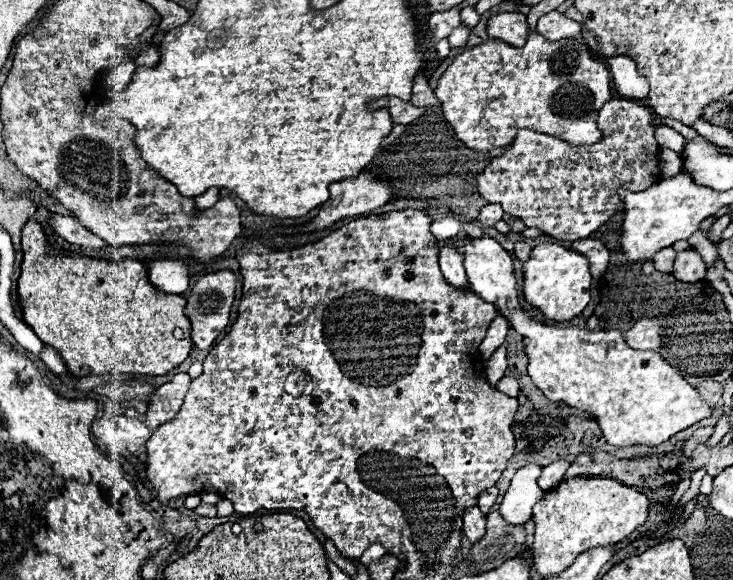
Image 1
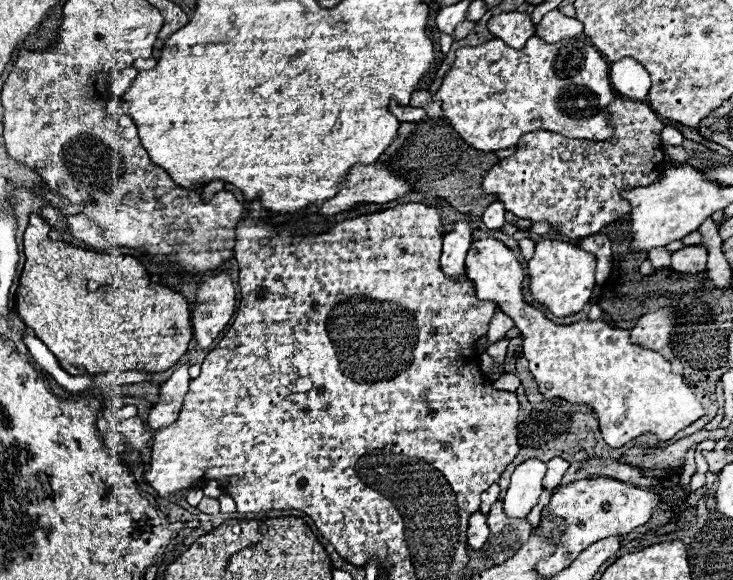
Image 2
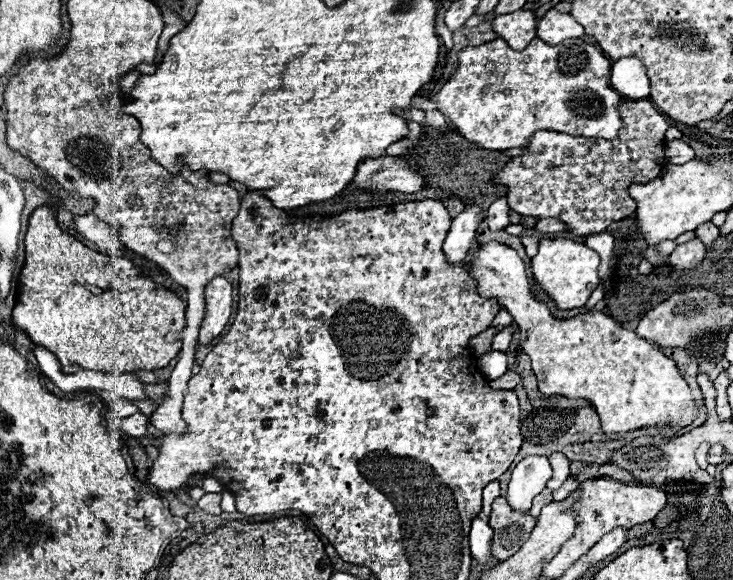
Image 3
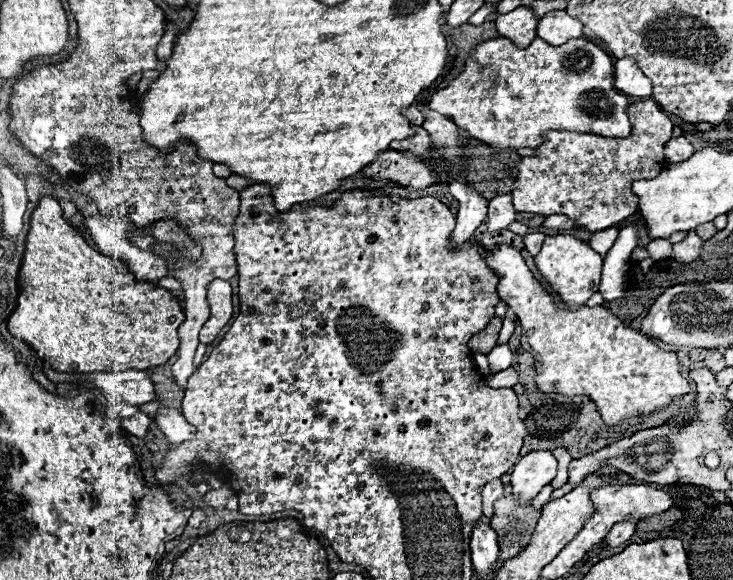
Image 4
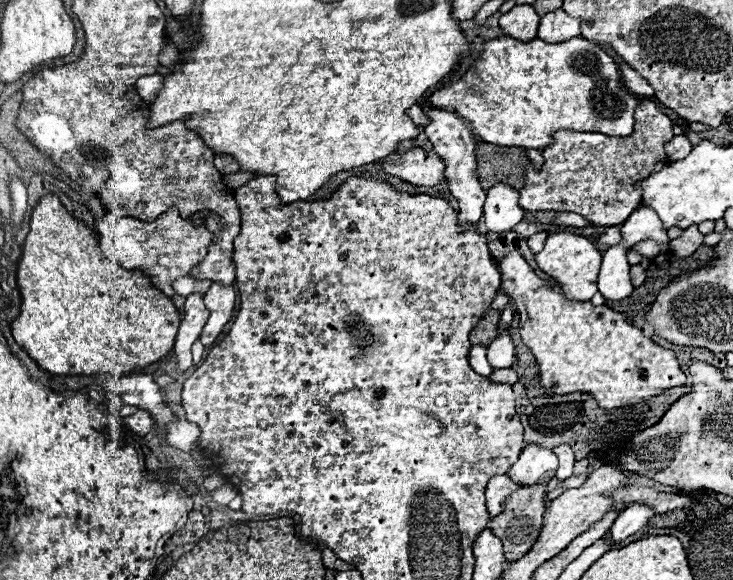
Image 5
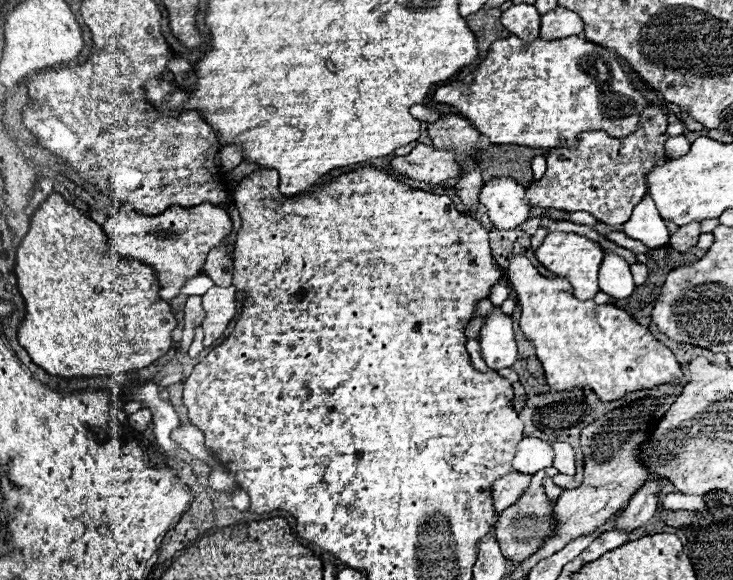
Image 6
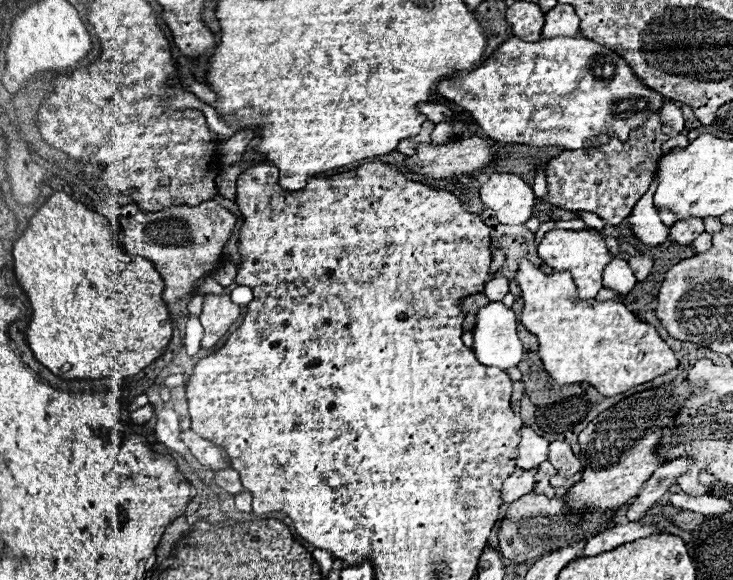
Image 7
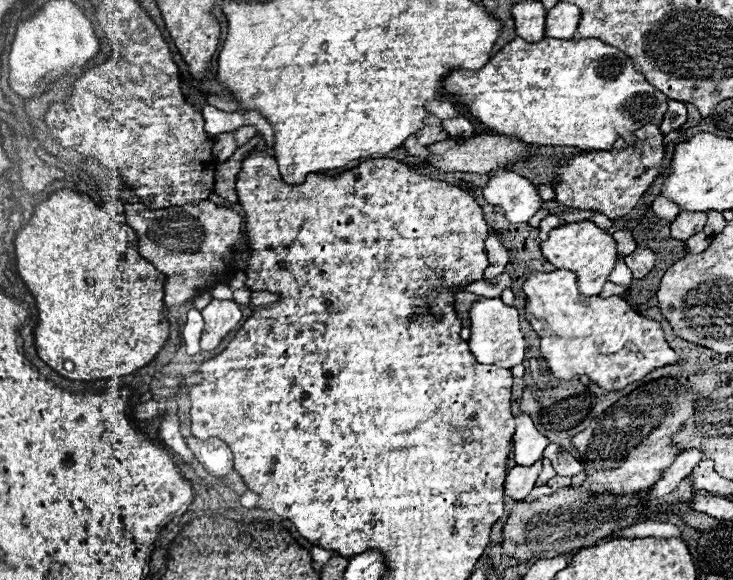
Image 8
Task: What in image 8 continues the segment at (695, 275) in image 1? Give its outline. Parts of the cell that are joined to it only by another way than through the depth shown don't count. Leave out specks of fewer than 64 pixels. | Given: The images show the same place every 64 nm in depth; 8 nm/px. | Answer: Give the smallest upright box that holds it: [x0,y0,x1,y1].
[670,212,706,242]

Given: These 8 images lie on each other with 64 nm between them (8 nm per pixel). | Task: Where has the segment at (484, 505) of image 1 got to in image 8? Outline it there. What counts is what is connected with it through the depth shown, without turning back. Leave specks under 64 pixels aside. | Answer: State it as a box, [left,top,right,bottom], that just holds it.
[504,462,542,500]

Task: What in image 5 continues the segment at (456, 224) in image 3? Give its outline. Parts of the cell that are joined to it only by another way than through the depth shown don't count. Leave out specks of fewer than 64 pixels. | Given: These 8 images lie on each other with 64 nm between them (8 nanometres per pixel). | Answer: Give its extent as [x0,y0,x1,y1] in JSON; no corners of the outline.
[424,110,486,232]

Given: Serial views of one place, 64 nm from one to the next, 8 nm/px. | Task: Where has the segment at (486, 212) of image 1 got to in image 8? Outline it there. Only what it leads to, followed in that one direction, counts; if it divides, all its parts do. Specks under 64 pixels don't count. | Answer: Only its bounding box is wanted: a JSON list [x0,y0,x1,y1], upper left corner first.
[482,172,540,224]

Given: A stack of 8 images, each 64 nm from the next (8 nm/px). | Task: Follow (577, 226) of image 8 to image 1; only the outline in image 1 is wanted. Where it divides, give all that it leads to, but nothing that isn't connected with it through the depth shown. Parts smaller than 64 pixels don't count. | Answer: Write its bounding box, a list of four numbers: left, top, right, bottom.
[522,244,590,322]

